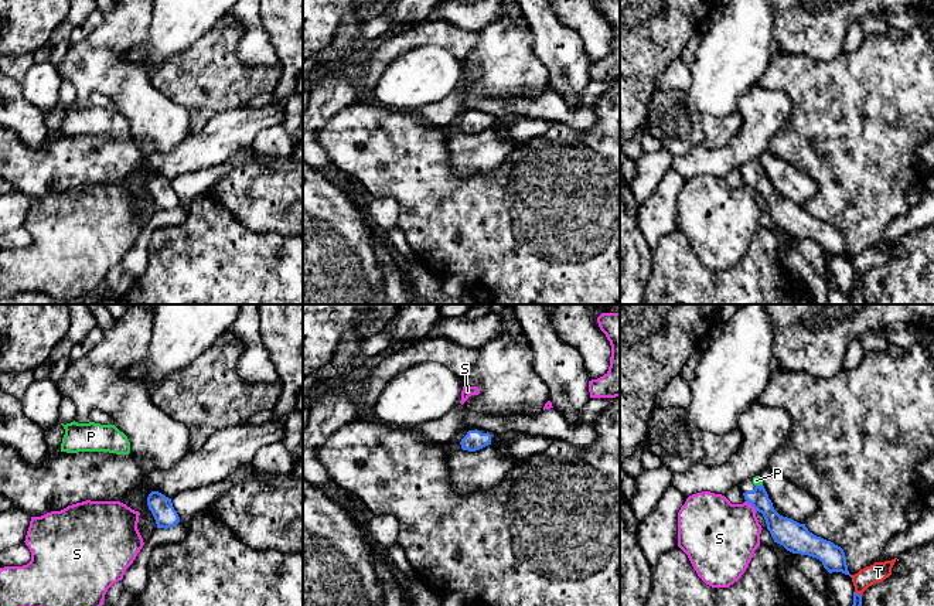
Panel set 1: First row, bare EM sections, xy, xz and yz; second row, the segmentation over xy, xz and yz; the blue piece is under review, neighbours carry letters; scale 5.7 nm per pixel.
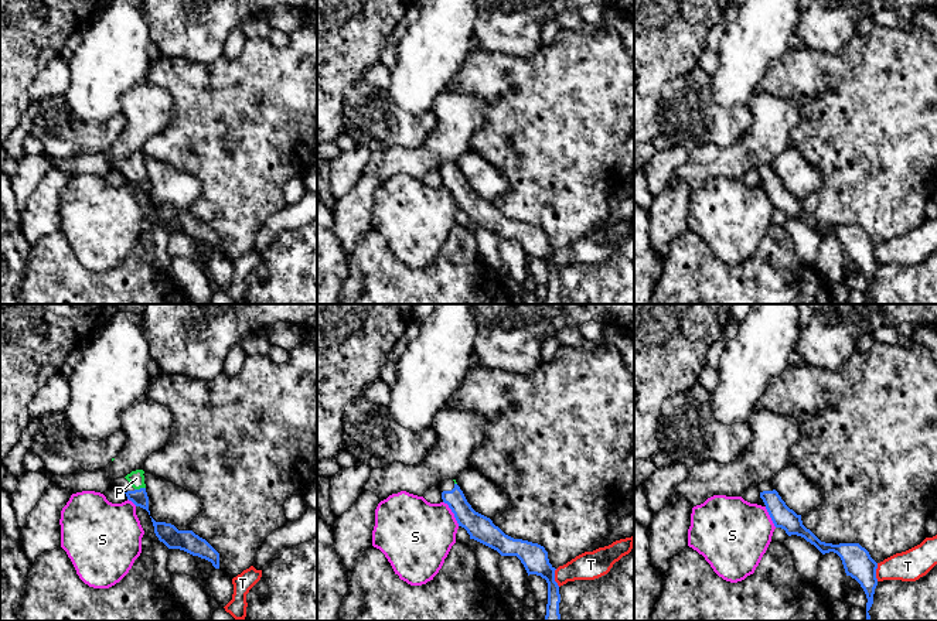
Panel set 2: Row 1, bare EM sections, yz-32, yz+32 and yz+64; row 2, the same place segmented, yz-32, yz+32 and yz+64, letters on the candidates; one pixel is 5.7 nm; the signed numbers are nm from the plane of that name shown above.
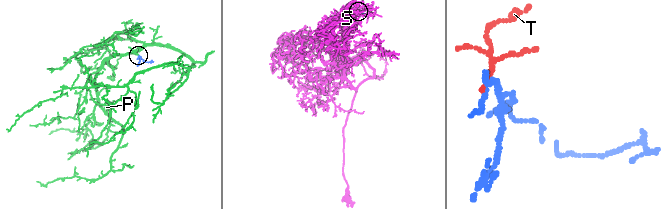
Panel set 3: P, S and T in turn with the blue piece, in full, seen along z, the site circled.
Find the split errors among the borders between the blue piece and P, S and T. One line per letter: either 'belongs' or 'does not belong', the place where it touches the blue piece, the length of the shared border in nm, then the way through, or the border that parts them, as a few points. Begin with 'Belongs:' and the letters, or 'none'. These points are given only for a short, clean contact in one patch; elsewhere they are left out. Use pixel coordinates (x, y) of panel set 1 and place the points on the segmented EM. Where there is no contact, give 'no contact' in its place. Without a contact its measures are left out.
Belongs: P
P: belongs; meets blue in yz at (759, 486); contact 40 nm long; runs through yz (777, 524), (759, 499), (759, 486), (756, 480)
S: does not belong; meets blue in yz at (752, 504); contact 90 nm long; border along yz (745, 501), (756, 511)
T: does not belong; meets blue in yz at (858, 593); contact 50 nm long

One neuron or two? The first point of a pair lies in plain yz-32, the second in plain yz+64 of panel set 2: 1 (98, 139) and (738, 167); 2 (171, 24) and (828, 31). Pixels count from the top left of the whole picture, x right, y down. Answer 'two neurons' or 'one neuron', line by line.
1: two neurons
2: one neuron

